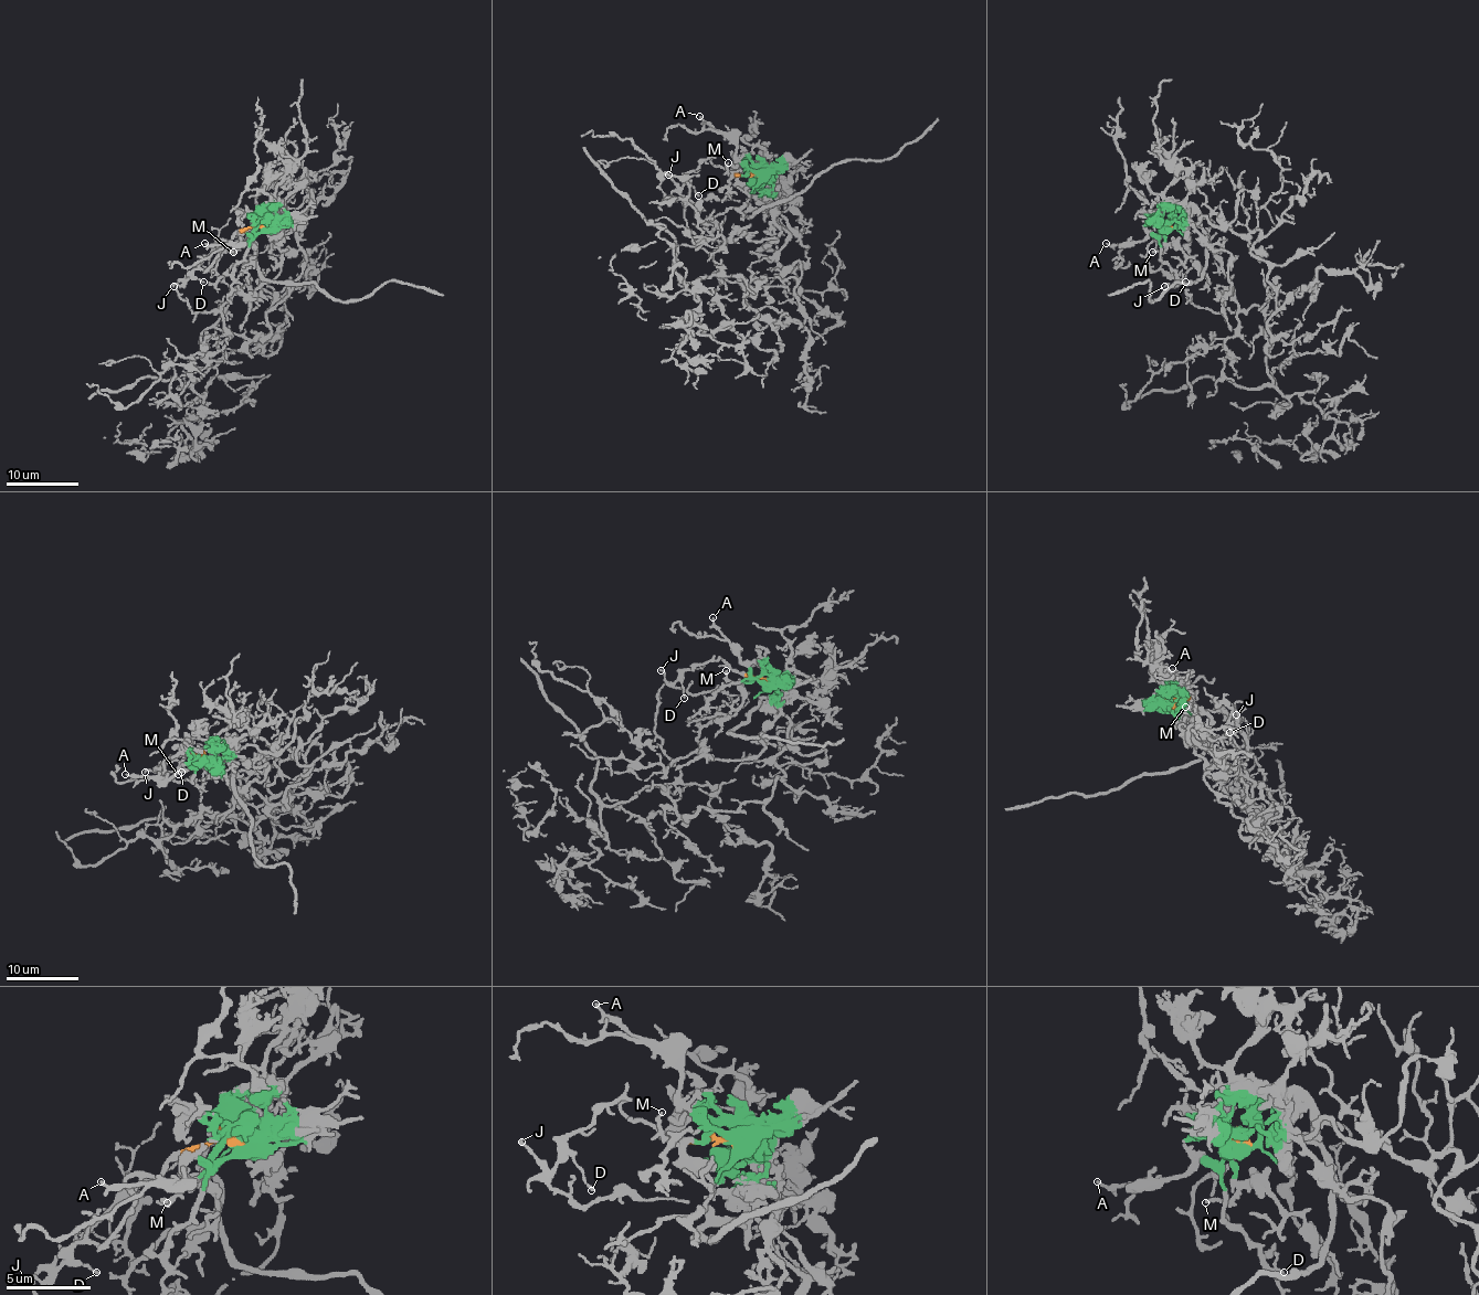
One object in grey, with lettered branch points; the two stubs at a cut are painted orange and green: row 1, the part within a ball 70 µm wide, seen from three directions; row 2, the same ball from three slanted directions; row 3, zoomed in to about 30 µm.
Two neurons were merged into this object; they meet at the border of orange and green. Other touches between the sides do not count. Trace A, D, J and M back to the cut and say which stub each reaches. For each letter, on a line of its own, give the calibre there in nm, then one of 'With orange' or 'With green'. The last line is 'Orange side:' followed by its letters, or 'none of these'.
A: Thickness 160 nm. With green
D: Thickness 120 nm. With orange
J: Thickness 180 nm. With orange
M: Thickness 190 nm. With green
Orange side: D, J

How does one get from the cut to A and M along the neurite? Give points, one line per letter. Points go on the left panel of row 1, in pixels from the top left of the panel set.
A: (267, 226), (252, 235), (243, 233), (238, 244), (205, 243)
M: (267, 226), (232, 252)

